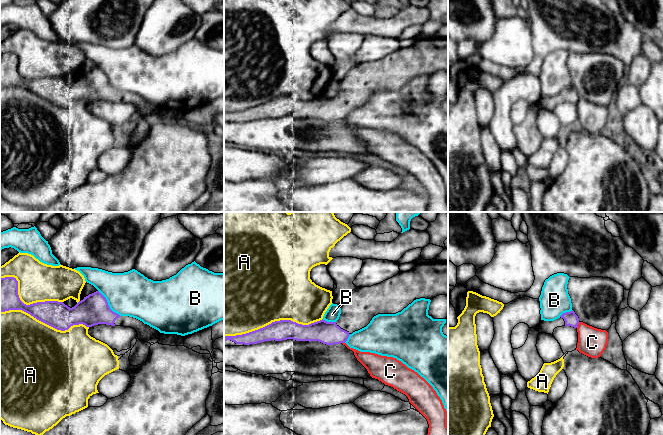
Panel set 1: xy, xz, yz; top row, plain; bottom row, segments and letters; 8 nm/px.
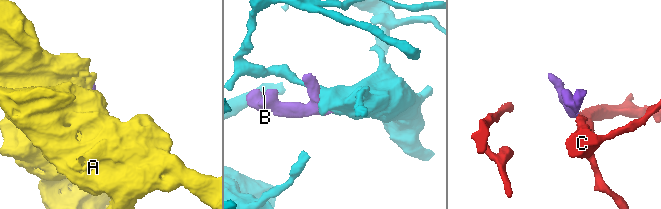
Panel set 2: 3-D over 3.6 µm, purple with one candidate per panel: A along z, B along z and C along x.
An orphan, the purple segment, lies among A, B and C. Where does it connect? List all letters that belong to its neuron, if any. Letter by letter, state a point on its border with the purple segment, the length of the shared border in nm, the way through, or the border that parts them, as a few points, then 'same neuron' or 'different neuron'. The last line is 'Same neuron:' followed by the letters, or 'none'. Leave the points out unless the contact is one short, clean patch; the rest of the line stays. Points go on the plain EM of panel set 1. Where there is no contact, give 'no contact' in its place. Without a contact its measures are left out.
A: contact xz (273, 98); length 800 nm; different neuron
B: contact xy (107, 80); length 280 nm; different neuron
C: contact yz (577, 101); length 50 nm; border yz (579, 98), (576, 103); different neuron
Same neuron: none

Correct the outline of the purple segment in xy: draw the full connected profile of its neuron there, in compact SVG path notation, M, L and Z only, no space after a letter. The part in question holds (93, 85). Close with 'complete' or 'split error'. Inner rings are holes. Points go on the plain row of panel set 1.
M14 53L0 55L0 88L9 86L22 86L37 96L61 107L79 100L86 103L98 100L124 102L135 105L138 115L144 118L148 118L161 110L158 106L136 94L120 92L113 88L106 74L99 67L84 73L72 84L58 77L26 81L19 74L18 57Z | split error

